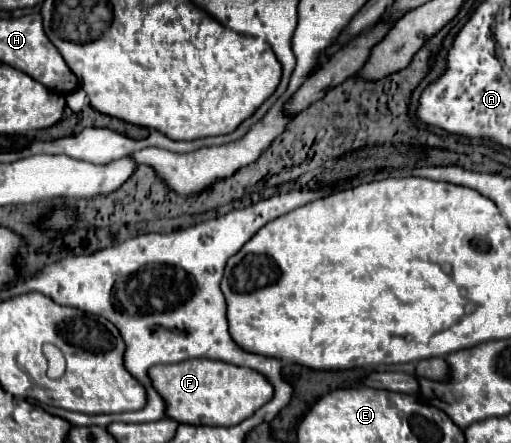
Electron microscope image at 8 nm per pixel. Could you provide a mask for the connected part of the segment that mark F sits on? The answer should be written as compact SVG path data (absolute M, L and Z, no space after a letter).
M191 359L175 365L155 365L147 375L165 401L165 417L187 425L231 427L251 417L273 397L273 387L261 373L223 361Z

